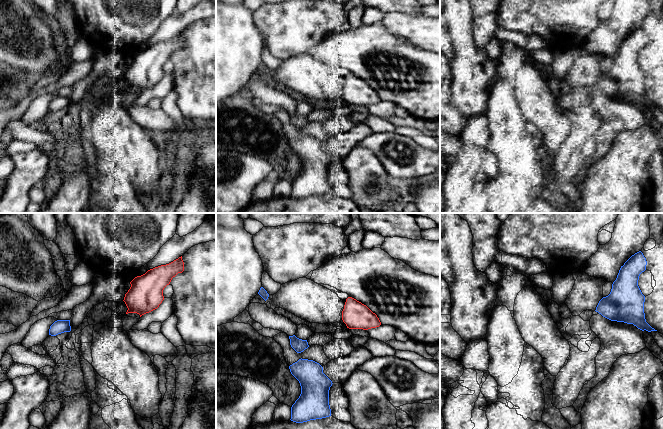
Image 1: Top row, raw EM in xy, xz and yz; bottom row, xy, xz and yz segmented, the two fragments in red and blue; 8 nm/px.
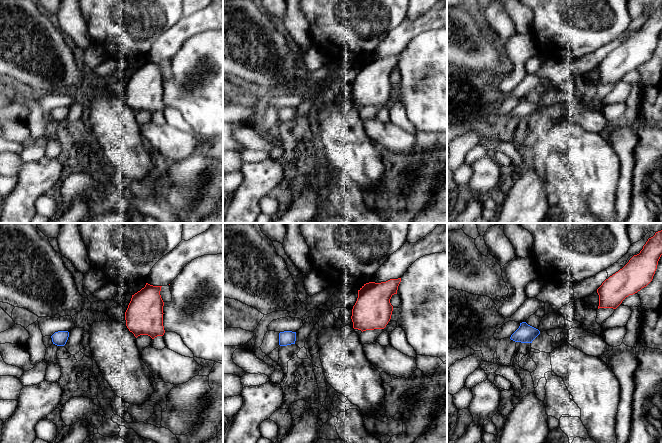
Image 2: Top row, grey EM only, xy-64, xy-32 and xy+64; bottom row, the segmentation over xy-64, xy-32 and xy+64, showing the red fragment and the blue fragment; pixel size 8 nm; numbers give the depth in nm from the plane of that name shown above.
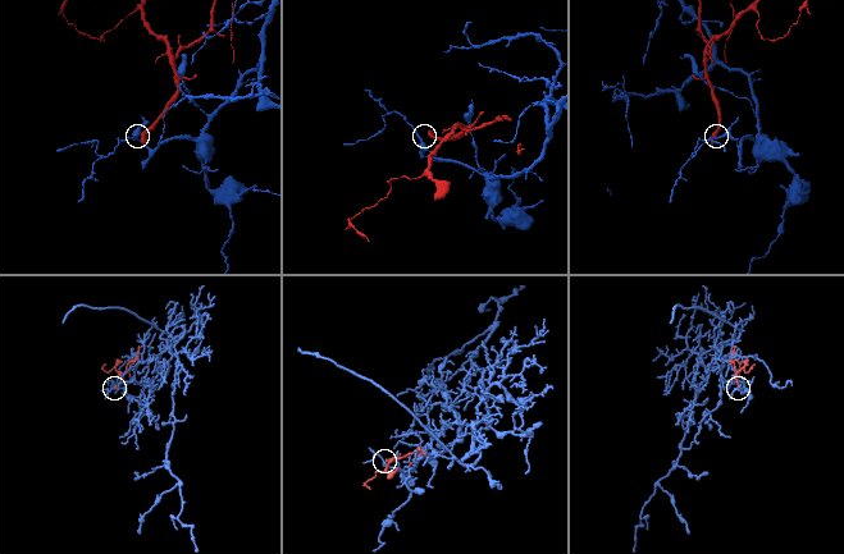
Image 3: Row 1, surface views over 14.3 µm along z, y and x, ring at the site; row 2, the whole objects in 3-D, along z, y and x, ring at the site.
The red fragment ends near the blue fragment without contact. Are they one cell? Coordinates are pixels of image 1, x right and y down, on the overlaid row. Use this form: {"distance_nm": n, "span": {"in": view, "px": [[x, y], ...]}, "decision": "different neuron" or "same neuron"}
{"distance_nm": 340, "span": {"in": "xz", "px": [[343, 321], [306, 340]]}, "decision": "different neuron"}

